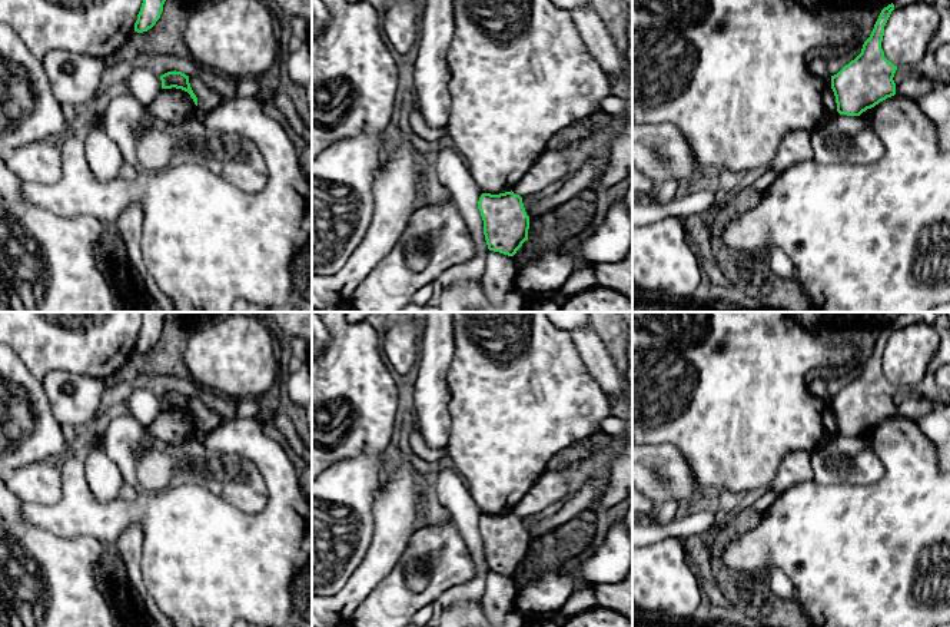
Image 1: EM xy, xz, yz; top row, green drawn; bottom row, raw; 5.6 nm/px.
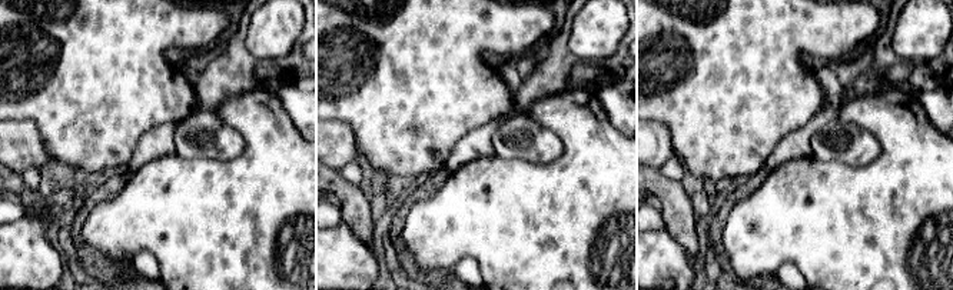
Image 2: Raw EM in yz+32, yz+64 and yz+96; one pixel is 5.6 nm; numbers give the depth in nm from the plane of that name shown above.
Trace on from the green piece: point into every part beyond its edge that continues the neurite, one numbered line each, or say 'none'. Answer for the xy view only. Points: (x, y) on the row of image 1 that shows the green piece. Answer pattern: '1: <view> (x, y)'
none

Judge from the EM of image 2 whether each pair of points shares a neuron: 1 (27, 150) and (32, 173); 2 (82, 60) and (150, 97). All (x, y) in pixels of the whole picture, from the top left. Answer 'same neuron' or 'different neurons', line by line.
1: different neurons
2: same neuron

